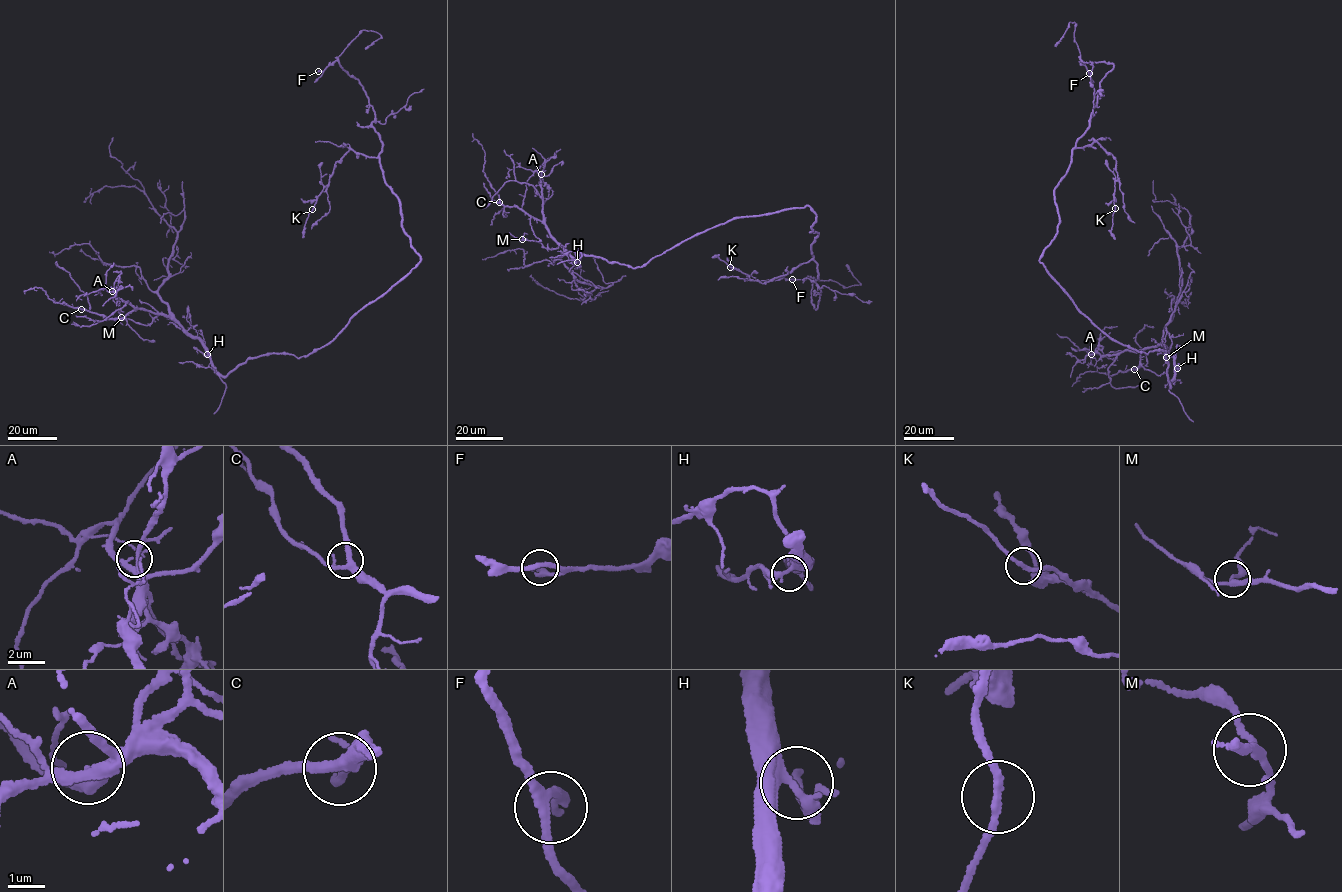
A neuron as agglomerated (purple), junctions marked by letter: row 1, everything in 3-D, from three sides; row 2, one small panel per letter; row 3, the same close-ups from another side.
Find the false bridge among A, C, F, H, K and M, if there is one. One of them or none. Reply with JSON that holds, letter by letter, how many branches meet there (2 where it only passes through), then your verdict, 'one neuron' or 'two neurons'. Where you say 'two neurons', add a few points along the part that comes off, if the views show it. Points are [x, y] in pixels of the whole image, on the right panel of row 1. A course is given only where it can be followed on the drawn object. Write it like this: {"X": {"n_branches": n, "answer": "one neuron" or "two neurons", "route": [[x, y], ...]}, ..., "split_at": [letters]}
{"A": {"n_branches": 2, "answer": "one neuron"}, "C": {"n_branches": 3, "answer": "one neuron"}, "F": {"n_branches": 1, "answer": "one neuron"}, "H": {"n_branches": 2, "answer": "one neuron"}, "K": {"n_branches": 2, "answer": "one neuron"}, "M": {"n_branches": 3, "answer": "one neuron"}, "split_at": []}

